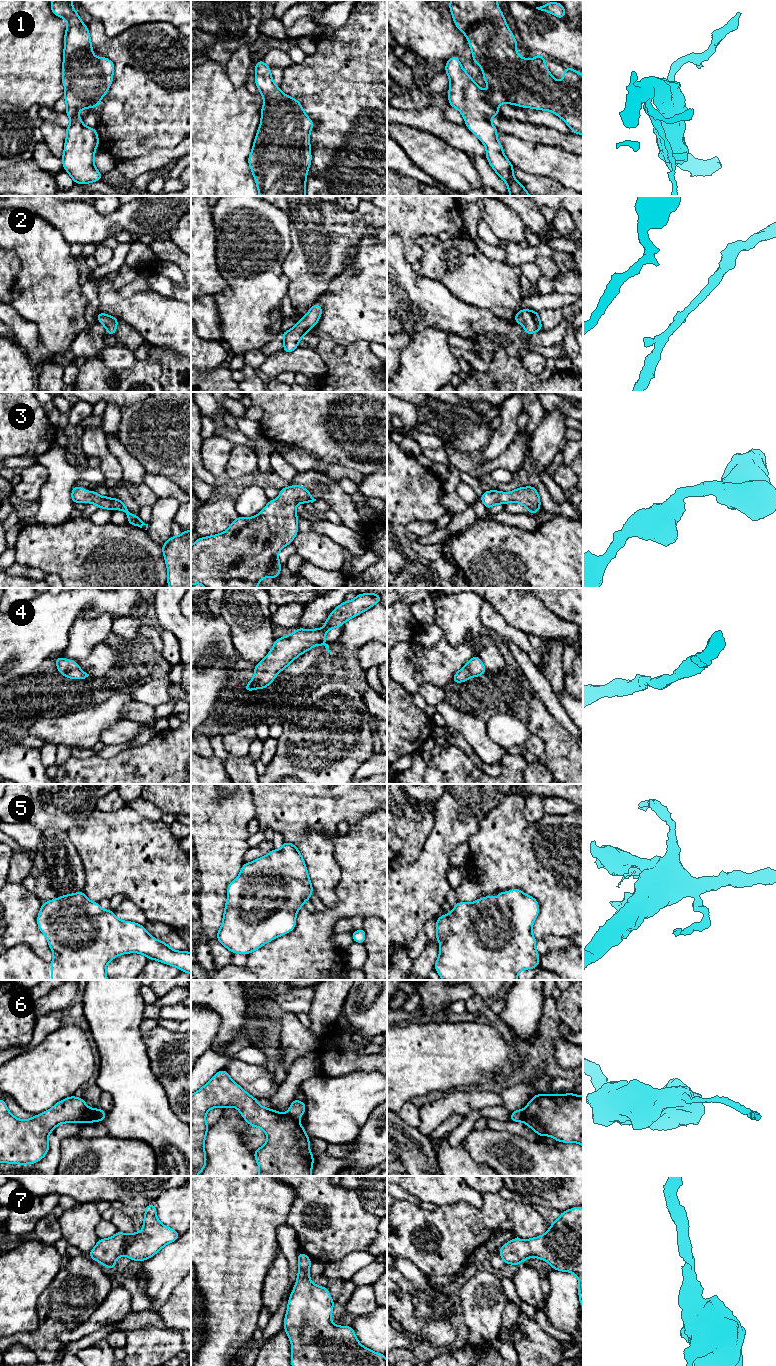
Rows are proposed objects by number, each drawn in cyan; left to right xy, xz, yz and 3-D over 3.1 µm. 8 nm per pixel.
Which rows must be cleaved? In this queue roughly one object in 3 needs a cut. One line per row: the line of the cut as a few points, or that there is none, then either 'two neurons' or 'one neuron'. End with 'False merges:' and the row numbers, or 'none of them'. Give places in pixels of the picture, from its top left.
1: no cut | one neuron
2: no cut | one neuron
3: no cut | one neuron
4: no cut | one neuron
5: no cut | one neuron
6: xy (94, 1109), (97, 1120) | two neurons
7: no cut | one neuron
False merges: 6

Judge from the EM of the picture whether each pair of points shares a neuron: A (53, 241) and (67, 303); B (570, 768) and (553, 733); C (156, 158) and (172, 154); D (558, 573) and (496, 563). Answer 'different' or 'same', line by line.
A: same
B: same
C: same
D: same

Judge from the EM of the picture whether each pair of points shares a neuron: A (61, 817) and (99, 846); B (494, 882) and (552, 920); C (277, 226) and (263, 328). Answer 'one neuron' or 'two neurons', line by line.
A: two neurons
B: one neuron
C: one neuron

